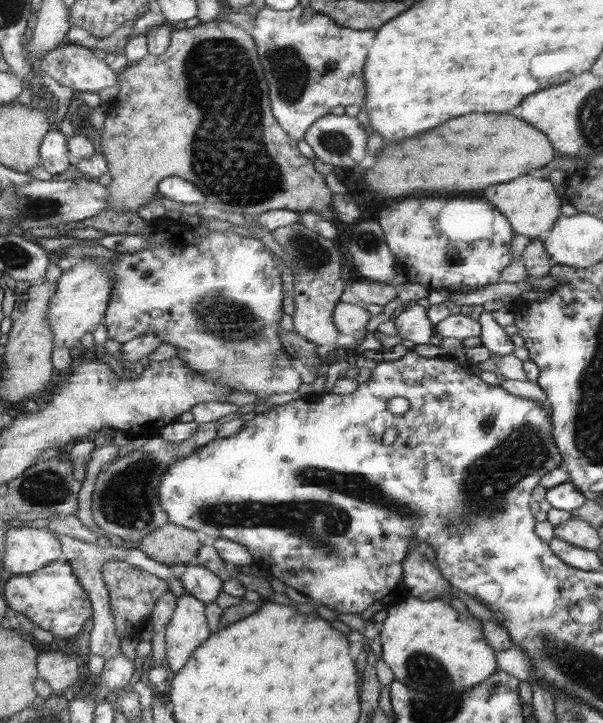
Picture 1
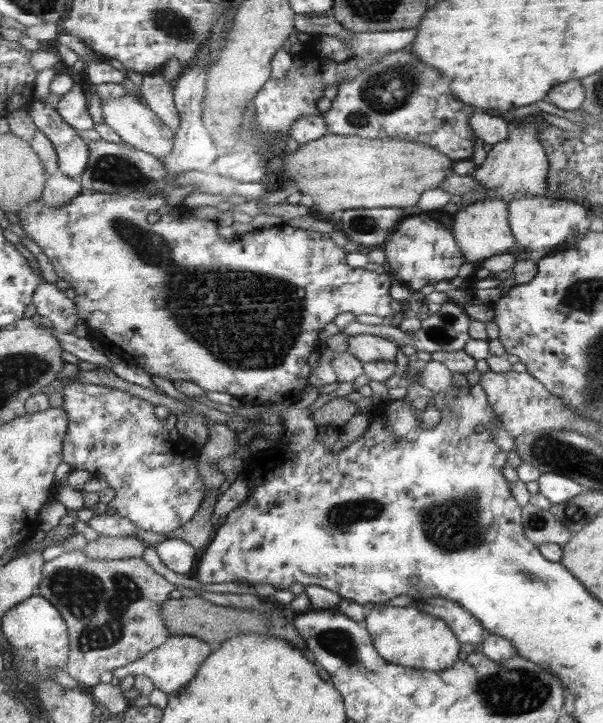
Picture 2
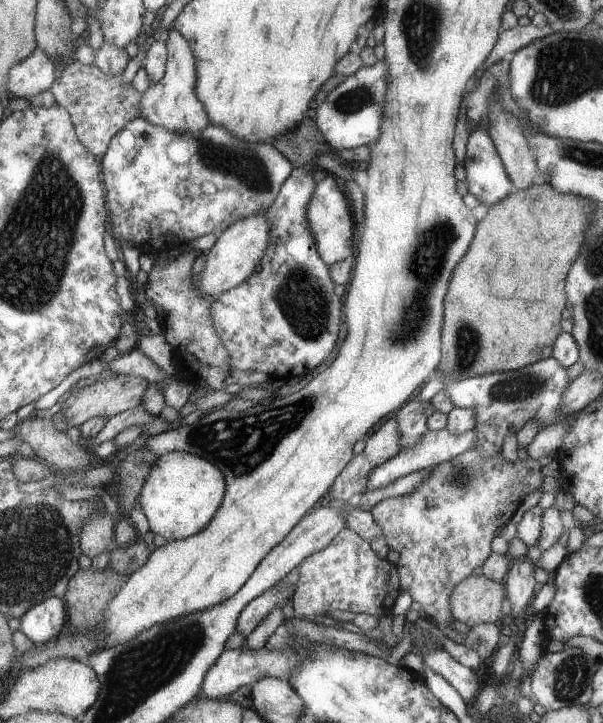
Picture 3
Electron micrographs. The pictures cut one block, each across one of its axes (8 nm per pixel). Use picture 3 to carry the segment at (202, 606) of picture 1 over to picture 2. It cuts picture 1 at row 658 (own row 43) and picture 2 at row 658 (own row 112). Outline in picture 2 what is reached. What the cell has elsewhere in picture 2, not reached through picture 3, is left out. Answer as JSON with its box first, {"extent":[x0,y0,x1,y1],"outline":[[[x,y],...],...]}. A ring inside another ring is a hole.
{"extent":[115,636,211,696],"outline":[[[171,636],[169,642],[165,642],[165,646],[149,652],[145,658],[141,658],[125,668],[115,670],[115,676],[123,678],[123,680],[127,676],[149,676],[149,678],[153,678],[155,686],[161,692],[171,696],[171,694],[177,694],[179,690],[183,690],[185,686],[189,686],[197,678],[197,674],[201,672],[201,666],[209,660],[209,656],[211,656],[209,642],[205,642],[197,636]]]}

